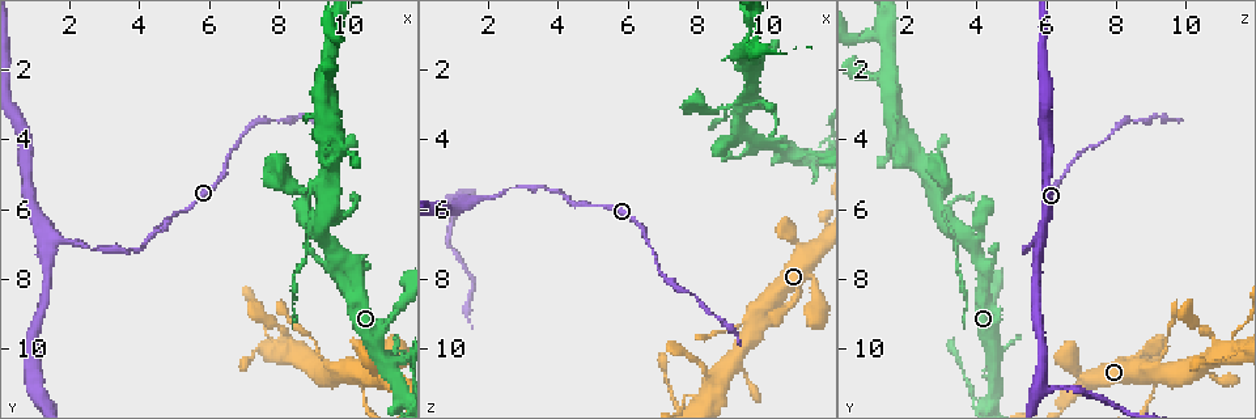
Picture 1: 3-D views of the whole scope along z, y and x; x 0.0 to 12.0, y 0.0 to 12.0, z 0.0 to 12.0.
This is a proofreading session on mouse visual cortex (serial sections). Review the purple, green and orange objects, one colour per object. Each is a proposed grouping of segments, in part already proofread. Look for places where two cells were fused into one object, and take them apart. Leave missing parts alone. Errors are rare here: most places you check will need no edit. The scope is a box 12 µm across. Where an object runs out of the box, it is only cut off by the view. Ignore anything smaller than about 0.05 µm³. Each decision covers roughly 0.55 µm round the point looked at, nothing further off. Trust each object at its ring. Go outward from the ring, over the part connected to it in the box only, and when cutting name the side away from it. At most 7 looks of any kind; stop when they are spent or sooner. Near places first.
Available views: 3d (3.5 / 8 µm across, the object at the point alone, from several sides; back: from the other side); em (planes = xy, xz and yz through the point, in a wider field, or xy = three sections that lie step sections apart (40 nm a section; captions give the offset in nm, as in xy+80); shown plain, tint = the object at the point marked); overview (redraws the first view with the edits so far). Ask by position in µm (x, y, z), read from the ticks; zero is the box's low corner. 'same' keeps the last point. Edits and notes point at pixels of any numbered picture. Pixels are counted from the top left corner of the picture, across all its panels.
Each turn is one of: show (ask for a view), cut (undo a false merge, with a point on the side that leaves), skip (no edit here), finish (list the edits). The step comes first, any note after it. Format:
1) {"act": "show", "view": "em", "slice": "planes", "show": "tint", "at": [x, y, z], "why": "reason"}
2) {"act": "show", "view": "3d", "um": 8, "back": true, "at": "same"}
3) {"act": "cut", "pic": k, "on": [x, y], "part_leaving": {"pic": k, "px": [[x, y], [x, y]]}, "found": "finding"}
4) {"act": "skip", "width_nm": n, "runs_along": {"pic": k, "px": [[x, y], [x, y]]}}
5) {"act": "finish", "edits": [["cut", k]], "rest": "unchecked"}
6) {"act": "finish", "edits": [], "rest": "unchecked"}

{"act": "show", "view": "3d", "um": 3.5, "at": [9.5, 10.5, 9.1], "why": "looks like a crossing"}

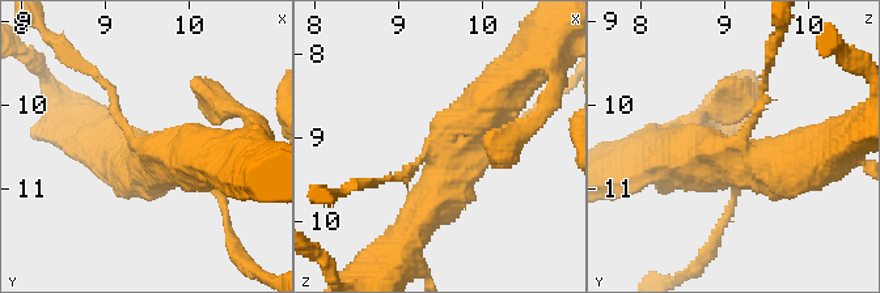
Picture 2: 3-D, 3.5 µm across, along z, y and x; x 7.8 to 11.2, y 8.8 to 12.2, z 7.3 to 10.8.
{"act": "show", "view": "em", "slice": "xy", "step": 3, "show": "tint", "at": [9.50, 10.55, 9.15], "arms": 4, "arm_widths_nm": [100, 150, 600, 600]}

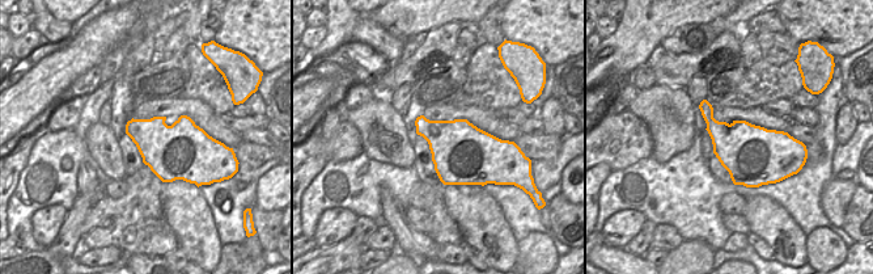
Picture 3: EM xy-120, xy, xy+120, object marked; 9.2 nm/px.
{"act": "skip", "width_nm": 550, "runs_along": {"pic": 2, "px": [[511, 83], [414, 223]]}, "found": "continuous, no second cell"}

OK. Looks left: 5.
{"act": "show", "view": "3d", "um": 3.5, "at": [7.7, 9.7, 11.3]}

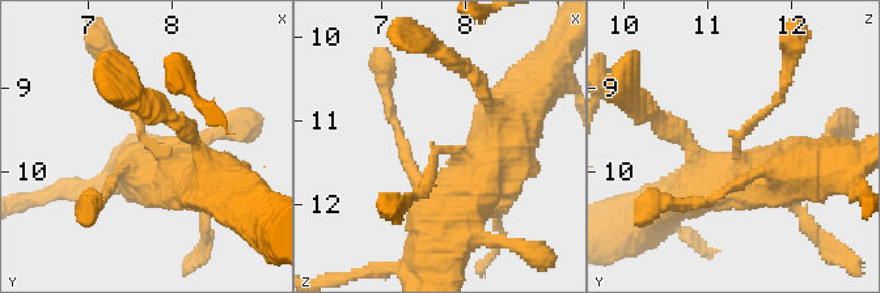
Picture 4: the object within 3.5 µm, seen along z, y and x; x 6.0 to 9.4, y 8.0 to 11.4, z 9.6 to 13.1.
{"act": "show", "view": "em", "slice": "xy", "step": 3, "show": "tint", "at": [7.75, 9.65, 11.30], "arm_widths_nm": [150, 600]}

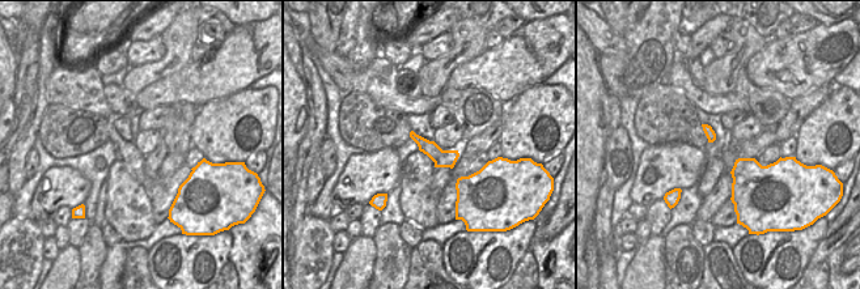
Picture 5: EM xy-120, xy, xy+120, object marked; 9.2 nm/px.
{"act": "skip", "width_nm": 170, "runs_along": {"pic": 4, "px": [[211, 179], [186, 179], [114, 84]]}, "found": "one cell here"}

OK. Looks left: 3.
{"act": "show", "view": "3d", "um": 8, "at": [1.6, 6.9, 5.8], "why": "arms part here"}

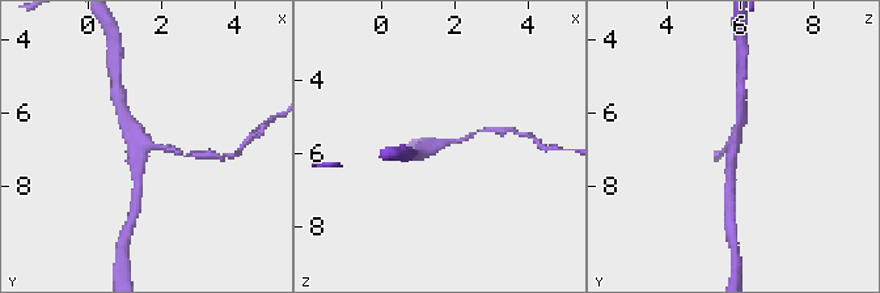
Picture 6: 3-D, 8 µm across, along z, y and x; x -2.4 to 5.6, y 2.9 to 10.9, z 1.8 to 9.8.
{"act": "show", "view": "3d", "um": 3.5, "at": [1.6, 6.9, 5.8], "why": "closer look"}

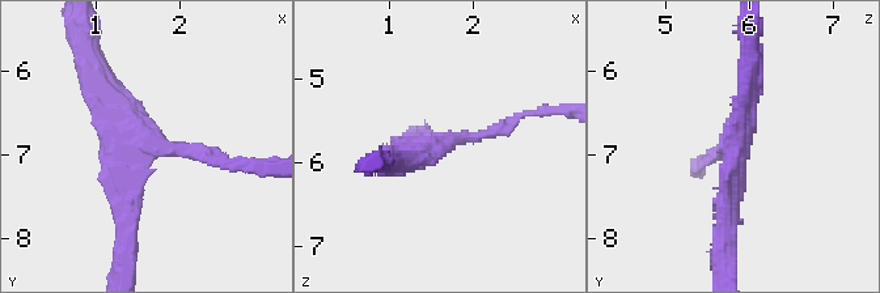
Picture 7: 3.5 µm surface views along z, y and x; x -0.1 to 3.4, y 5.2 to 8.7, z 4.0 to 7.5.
{"act": "show", "view": "em", "slice": "xy", "step": 5, "show": "tint", "at": [1.60, 6.90, 5.80], "arms": 3, "arm_widths_nm": [150, 250, 300], "why": "shape alone is not enough"}

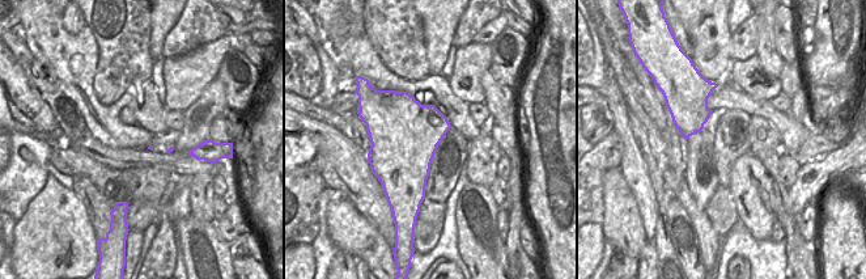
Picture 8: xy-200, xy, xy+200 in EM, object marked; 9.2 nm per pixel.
{"act": "skip", "runs_along": {"pic": 7, "px": [[223, 161], [143, 149], [94, 77]]}, "found": "one cell here"}

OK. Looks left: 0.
{"act": "finish", "edits": [], "rest": "unchecked"}

